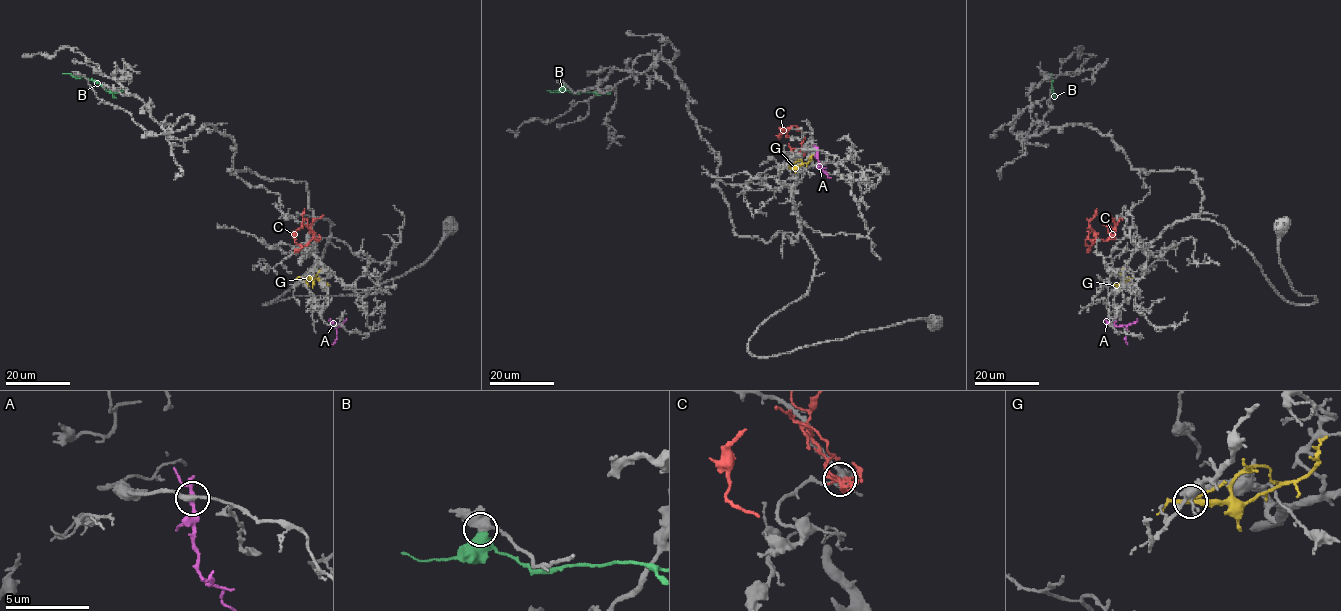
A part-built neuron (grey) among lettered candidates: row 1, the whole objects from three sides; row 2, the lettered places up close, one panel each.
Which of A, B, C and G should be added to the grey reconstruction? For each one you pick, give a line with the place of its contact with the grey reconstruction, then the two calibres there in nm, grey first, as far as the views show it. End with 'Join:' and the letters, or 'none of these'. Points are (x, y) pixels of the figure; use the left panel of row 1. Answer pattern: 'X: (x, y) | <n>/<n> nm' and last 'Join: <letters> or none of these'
C: (316, 238) | 190/160 nm
Join: C

